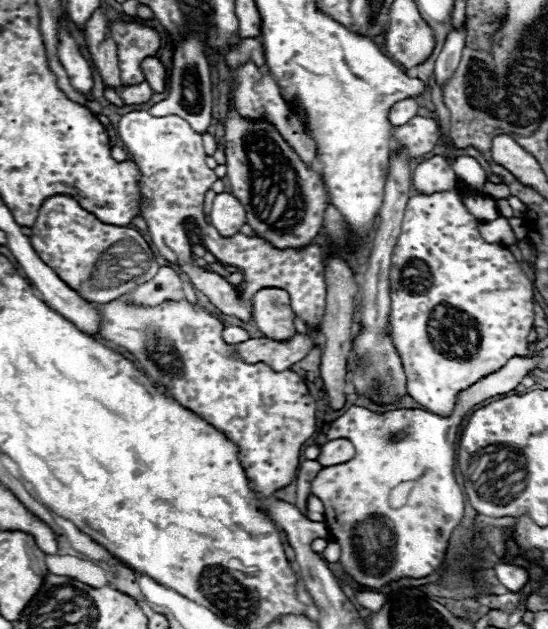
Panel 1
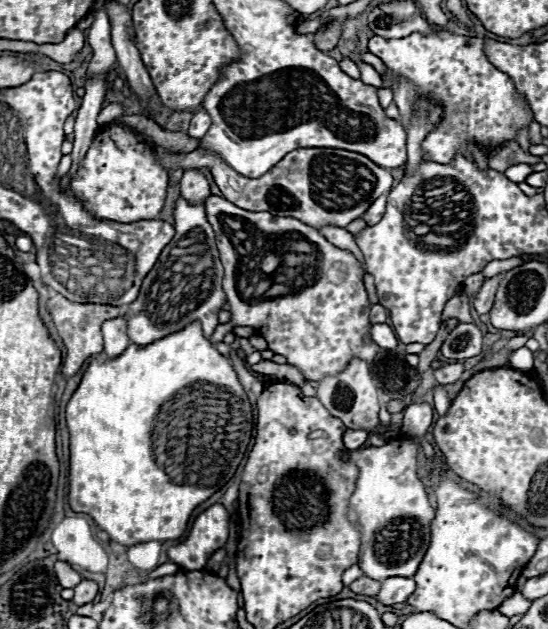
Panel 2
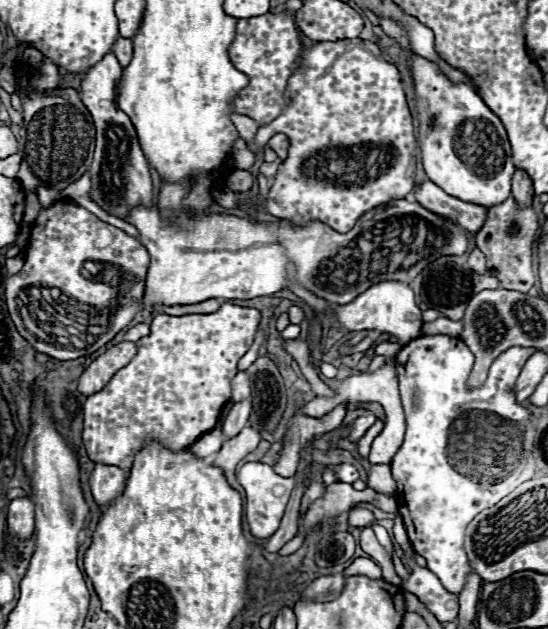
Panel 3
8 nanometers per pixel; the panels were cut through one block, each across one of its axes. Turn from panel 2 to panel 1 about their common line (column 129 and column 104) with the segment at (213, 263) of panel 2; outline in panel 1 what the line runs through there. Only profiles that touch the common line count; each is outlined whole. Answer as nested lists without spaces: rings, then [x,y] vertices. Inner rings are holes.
[[[122,296],[120,300],[102,306],[102,336],[110,342],[116,342],[118,346],[128,348],[138,358],[140,366],[148,372],[148,376],[154,382],[166,386],[176,402],[204,418],[230,442],[234,442],[238,446],[238,460],[258,492],[270,496],[278,488],[294,480],[300,450],[316,430],[316,402],[310,396],[306,384],[292,370],[276,374],[266,364],[246,364],[242,360],[236,360],[230,354],[232,344],[226,344],[222,340],[222,322],[206,312],[202,306],[194,308],[186,300],[182,300],[164,302],[156,308],[138,308],[126,306],[124,300],[126,298]]]

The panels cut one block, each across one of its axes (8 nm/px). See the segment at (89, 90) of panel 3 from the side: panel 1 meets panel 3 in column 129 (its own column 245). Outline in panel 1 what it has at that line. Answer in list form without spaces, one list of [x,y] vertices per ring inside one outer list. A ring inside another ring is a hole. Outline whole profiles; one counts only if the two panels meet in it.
[[[232,94],[224,126],[226,182],[246,210],[246,222],[276,248],[302,248],[310,244],[322,228],[328,202],[322,178],[300,160],[266,118],[248,120],[240,116],[234,108]]]

